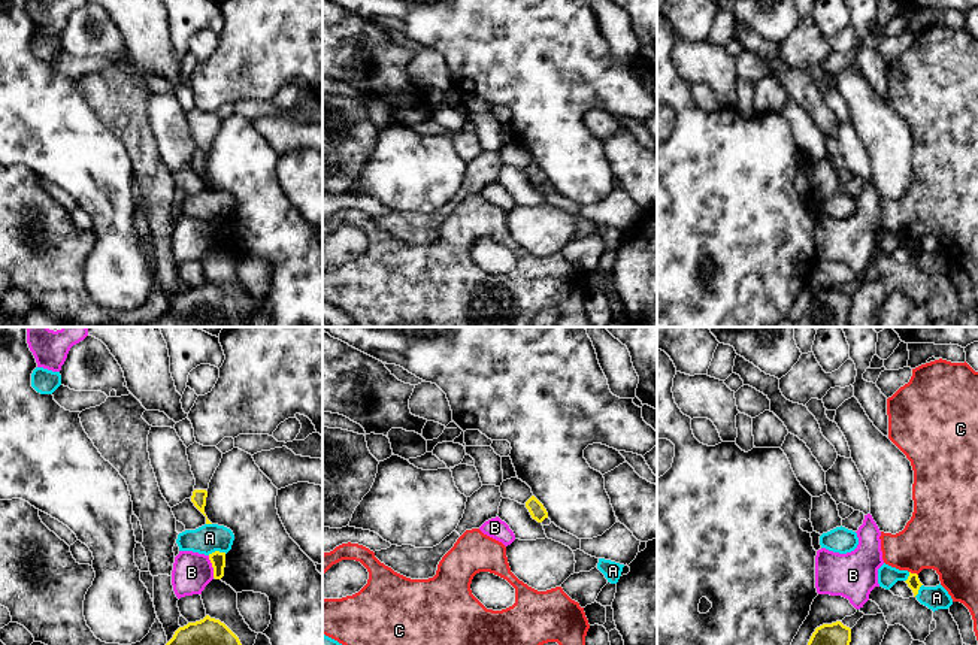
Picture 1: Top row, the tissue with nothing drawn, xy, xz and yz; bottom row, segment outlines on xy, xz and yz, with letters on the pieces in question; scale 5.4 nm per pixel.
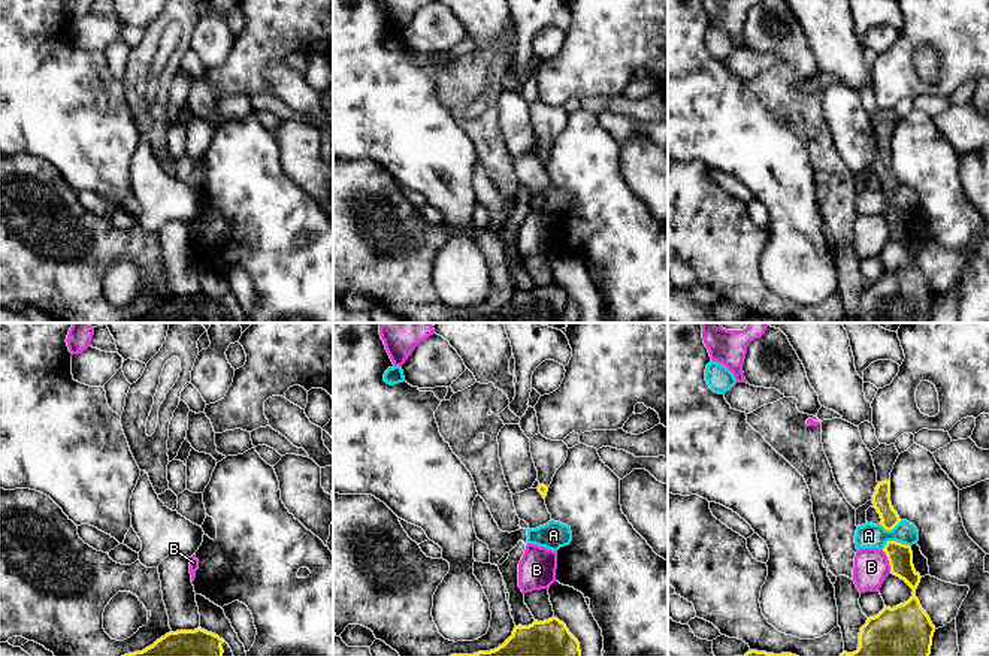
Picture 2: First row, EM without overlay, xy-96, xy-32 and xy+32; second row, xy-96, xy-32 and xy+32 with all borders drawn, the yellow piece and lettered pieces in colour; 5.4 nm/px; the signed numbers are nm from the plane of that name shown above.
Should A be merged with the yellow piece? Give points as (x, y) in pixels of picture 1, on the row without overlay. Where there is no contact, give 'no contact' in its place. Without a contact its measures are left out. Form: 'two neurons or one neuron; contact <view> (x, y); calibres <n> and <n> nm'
two neurons; contact xy (217, 217); calibres 80 and 160 nm

